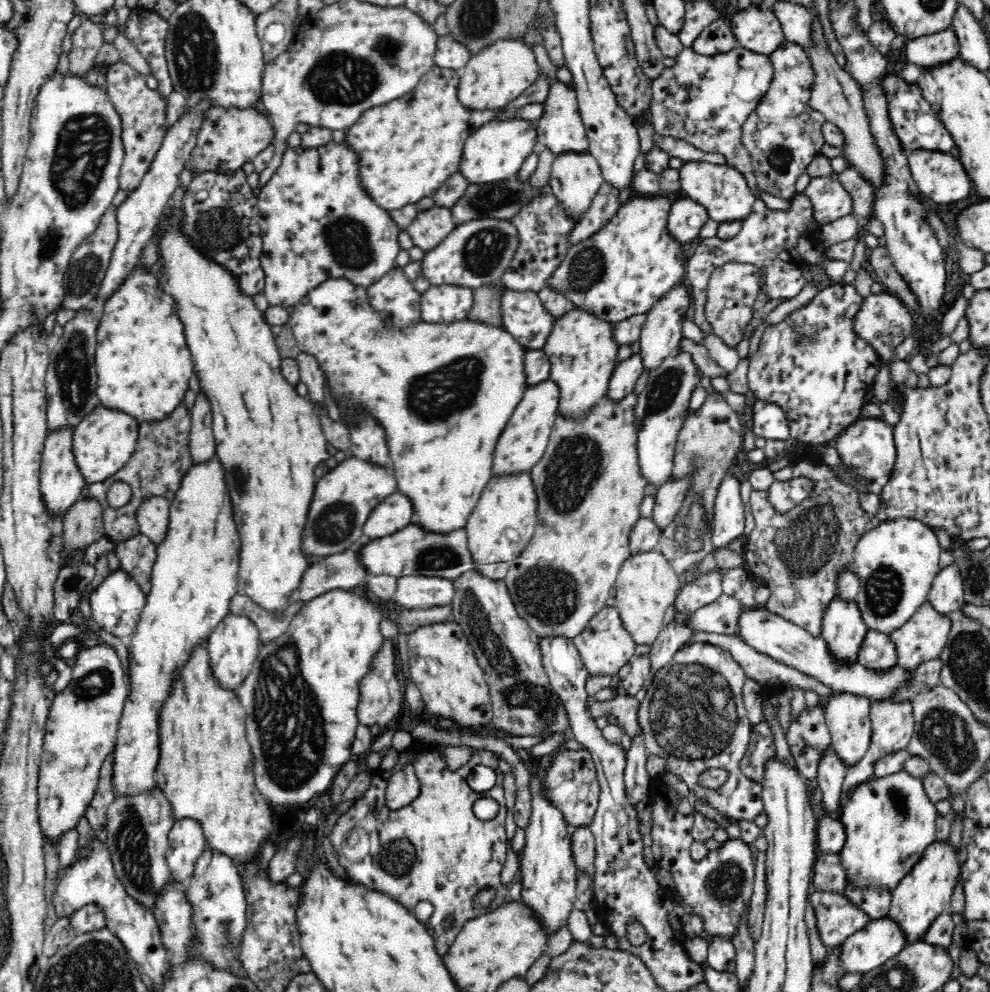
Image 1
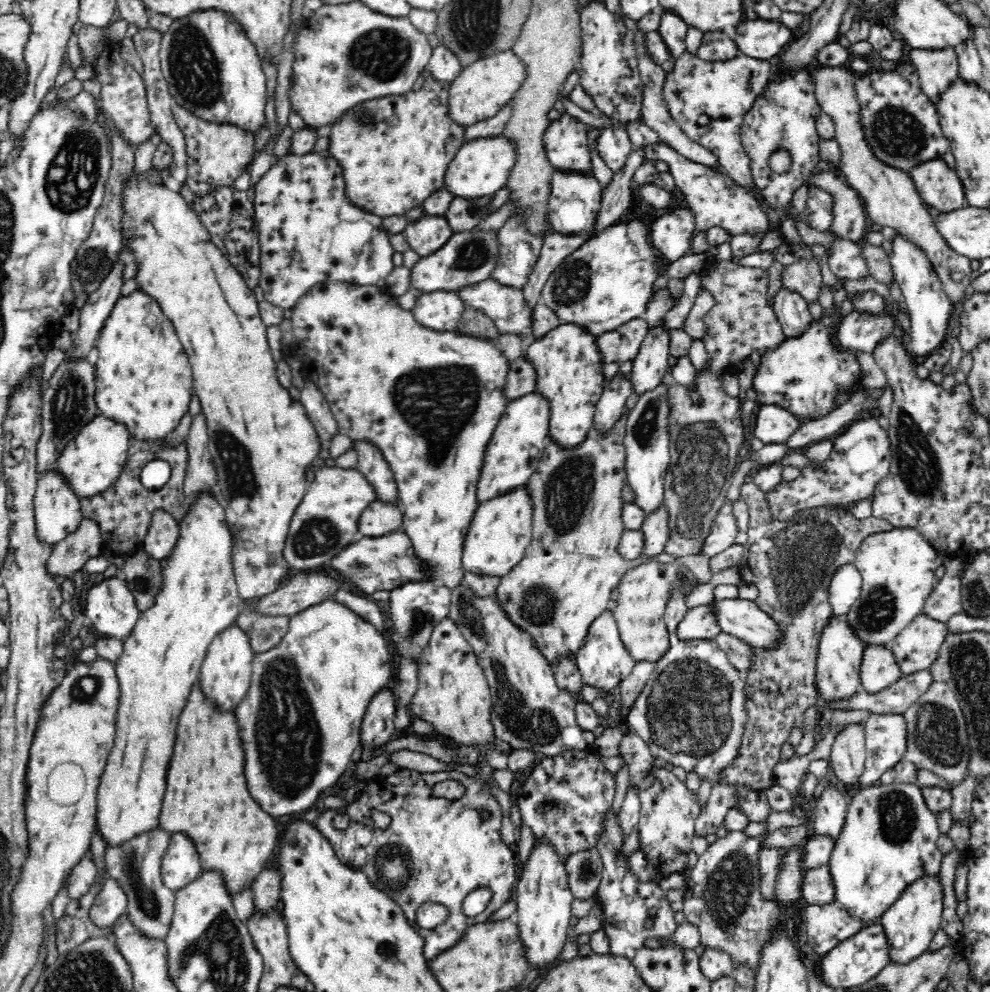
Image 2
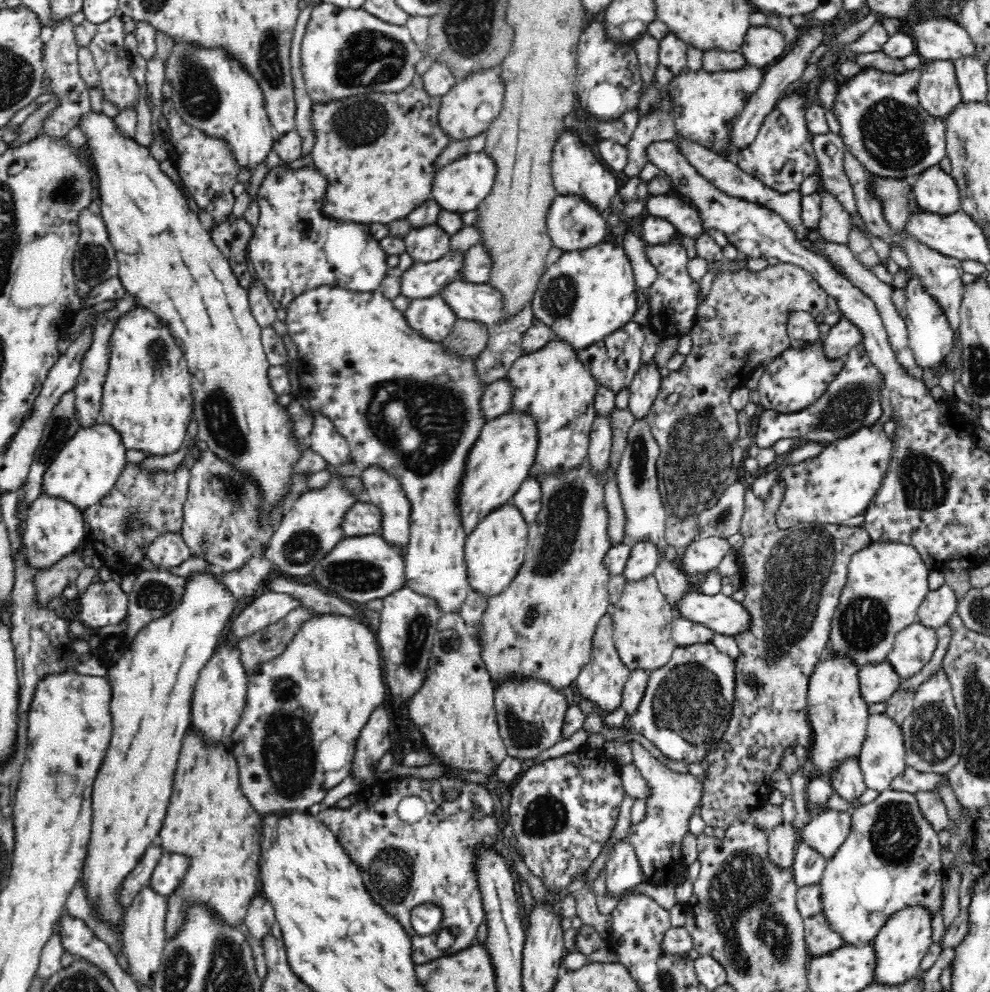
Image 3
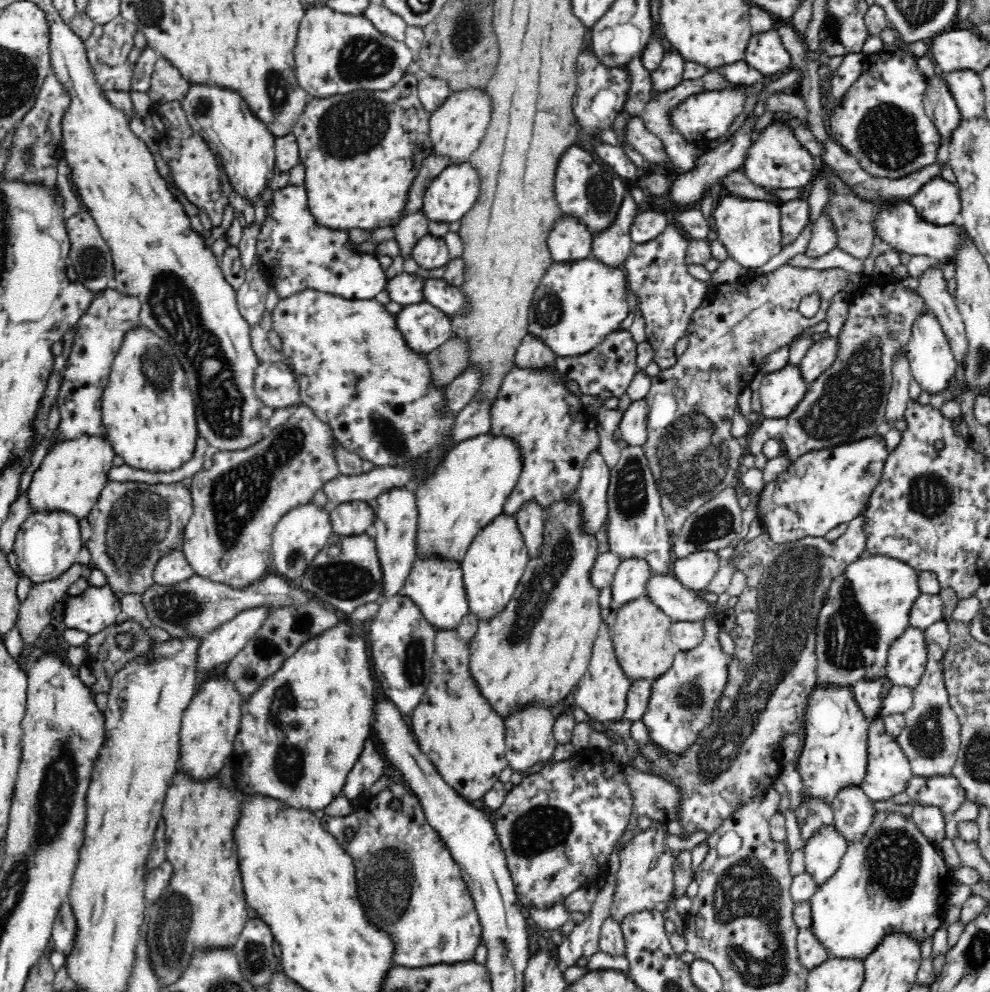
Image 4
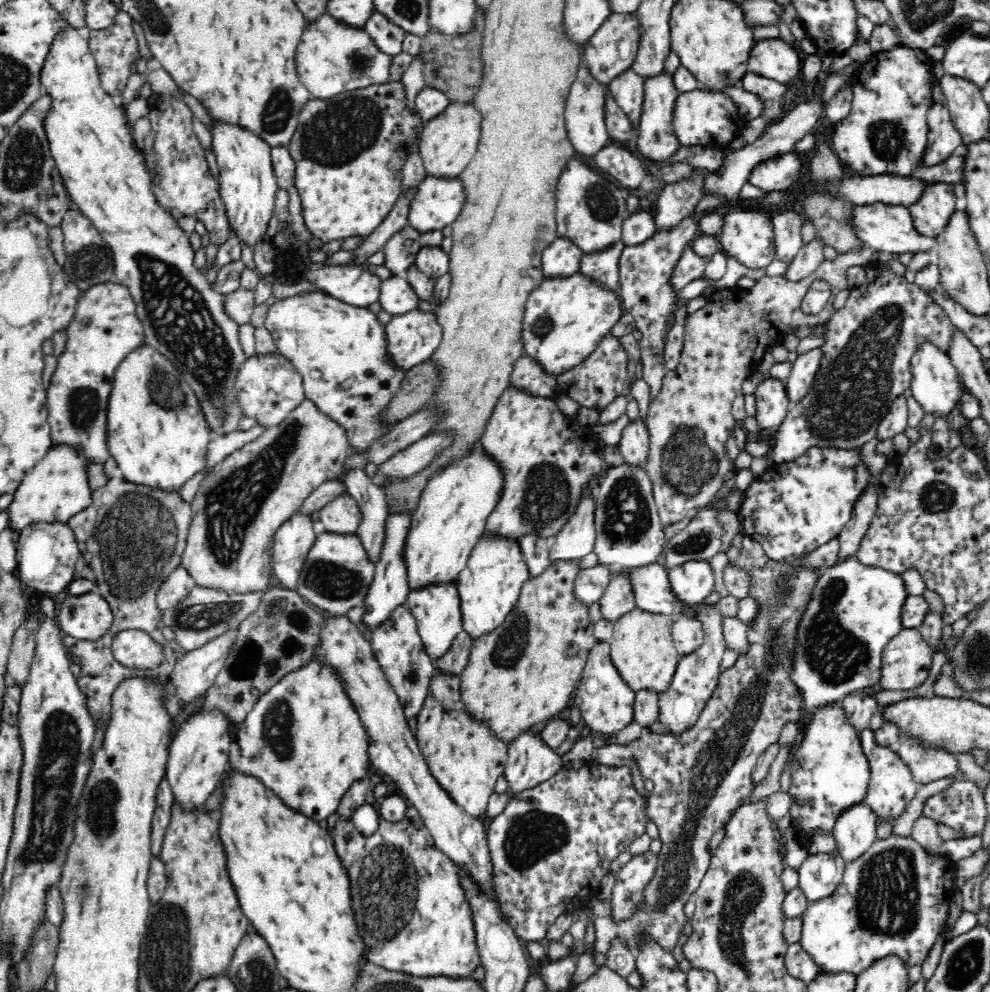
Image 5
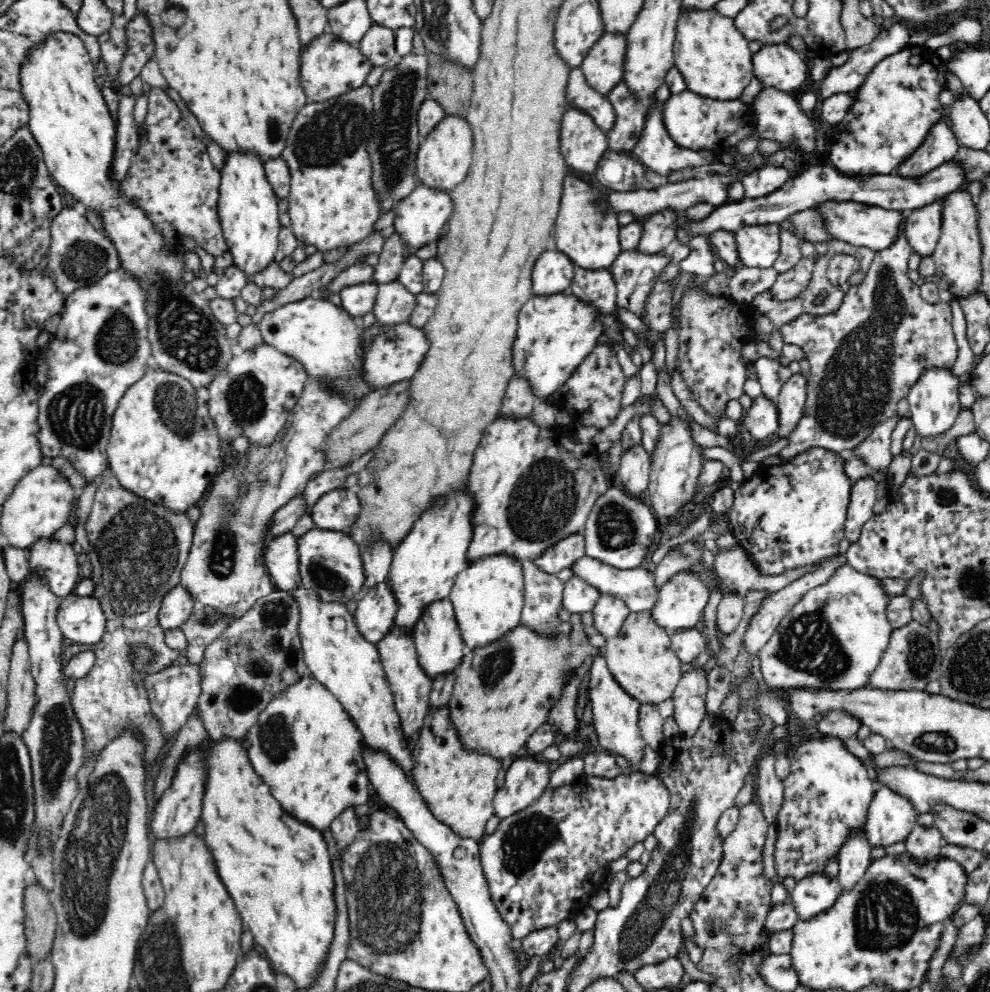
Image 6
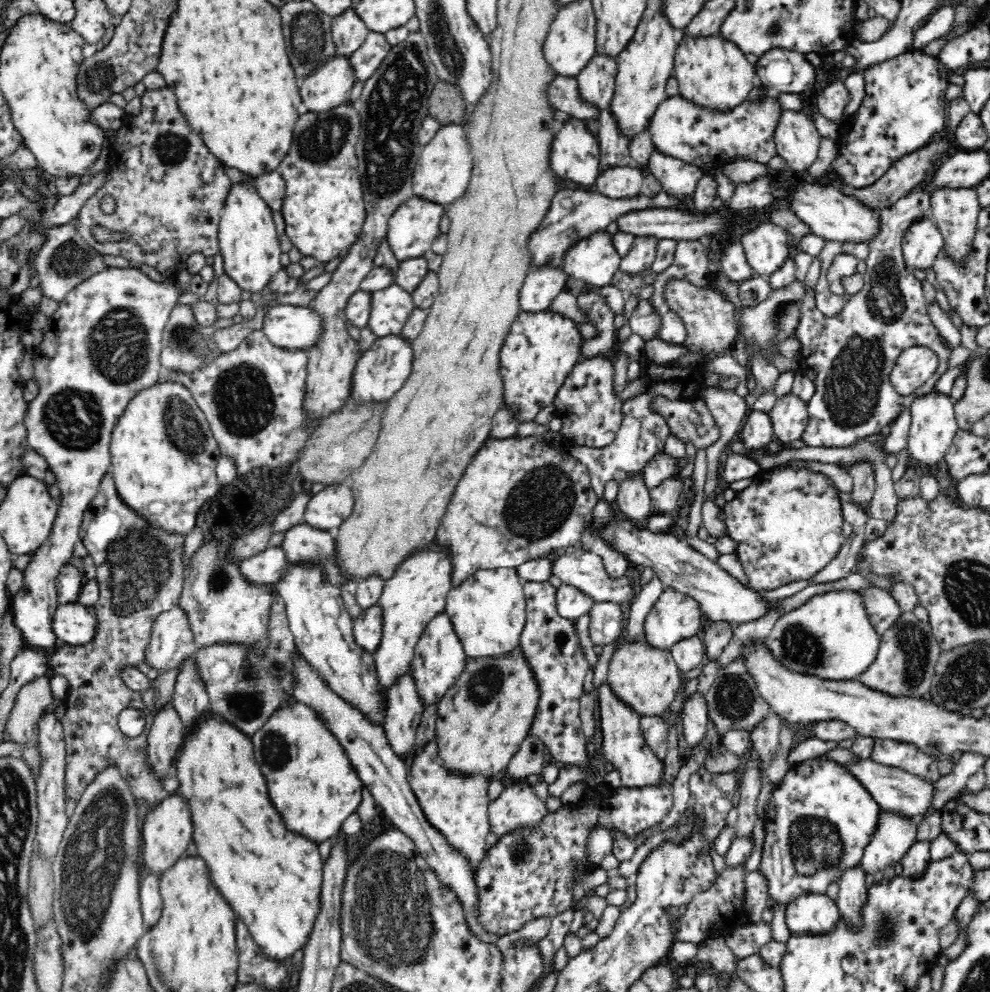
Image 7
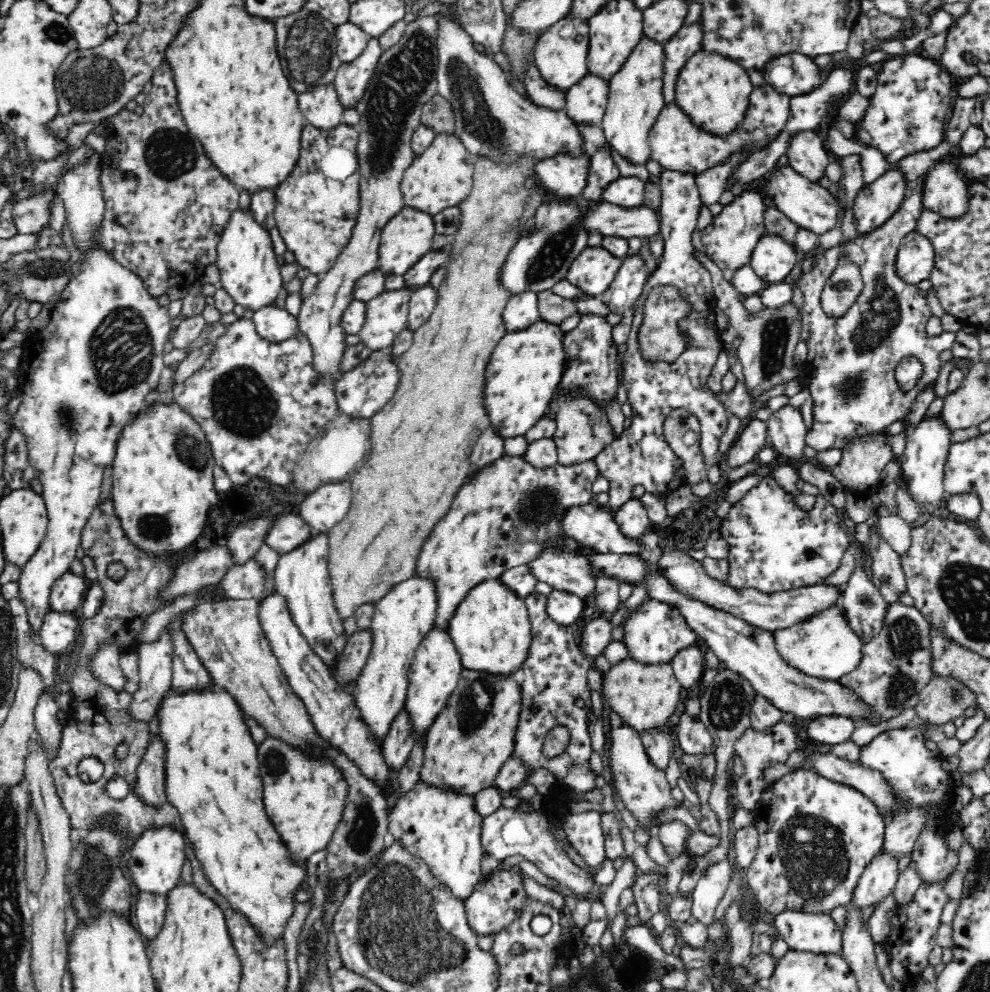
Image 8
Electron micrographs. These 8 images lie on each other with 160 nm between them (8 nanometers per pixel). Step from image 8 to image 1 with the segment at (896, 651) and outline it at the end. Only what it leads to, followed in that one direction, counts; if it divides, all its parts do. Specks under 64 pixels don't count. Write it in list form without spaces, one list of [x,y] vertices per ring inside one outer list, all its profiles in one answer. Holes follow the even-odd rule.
[[[928,601],[923,602],[902,626],[890,634],[897,649],[897,664],[905,670],[916,670],[922,662],[940,657],[950,631],[949,615],[940,613]]]

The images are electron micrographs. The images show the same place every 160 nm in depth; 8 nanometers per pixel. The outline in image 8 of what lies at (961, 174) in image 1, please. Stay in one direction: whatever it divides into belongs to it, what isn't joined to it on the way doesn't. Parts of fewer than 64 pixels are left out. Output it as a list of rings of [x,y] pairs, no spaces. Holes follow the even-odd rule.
[[[914,230],[903,238],[896,258],[896,270],[906,282],[918,284],[929,278],[936,257],[932,240]]]

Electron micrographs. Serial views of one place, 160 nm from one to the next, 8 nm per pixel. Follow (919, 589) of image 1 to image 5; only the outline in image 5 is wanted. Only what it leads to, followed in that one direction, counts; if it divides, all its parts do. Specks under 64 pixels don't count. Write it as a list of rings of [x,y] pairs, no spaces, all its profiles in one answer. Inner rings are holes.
[[[856,557],[846,558],[822,570],[822,576],[816,582],[808,610],[798,628],[797,664],[791,677],[805,696],[806,714],[812,714],[817,708],[822,708],[822,705],[830,701],[842,702],[848,694],[860,689],[880,686],[885,647],[890,639],[904,629],[902,606],[906,598],[908,592],[902,572],[866,565]]]

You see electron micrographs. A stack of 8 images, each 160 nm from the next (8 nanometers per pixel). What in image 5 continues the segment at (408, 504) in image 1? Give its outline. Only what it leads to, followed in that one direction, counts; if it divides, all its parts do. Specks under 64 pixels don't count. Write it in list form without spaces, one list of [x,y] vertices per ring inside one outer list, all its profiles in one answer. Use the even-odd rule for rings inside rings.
[[[349,493],[334,498],[319,510],[320,529],[336,534],[354,535],[362,522],[362,511]]]

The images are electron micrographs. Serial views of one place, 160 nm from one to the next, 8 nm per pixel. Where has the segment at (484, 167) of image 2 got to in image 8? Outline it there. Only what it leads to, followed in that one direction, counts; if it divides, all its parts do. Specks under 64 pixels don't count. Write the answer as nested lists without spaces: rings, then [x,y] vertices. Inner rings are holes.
[[[405,206],[384,227],[379,252],[380,258],[378,258],[378,269],[382,270],[384,274],[403,276],[417,260],[432,251],[432,238],[437,233],[433,216],[428,212],[417,210],[412,206]]]

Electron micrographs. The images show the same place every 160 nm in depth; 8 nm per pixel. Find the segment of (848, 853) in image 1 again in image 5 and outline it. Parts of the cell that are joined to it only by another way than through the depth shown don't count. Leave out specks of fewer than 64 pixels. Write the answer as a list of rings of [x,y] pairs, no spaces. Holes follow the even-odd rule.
[[[891,833],[890,836],[884,838],[884,840],[882,840],[882,838],[876,839],[861,855],[858,855],[849,863],[846,863],[842,880],[838,883],[838,886],[835,886],[835,889],[829,895],[826,895],[824,898],[808,901],[807,909],[802,914],[803,932],[799,942],[806,951],[814,957],[814,961],[820,965],[820,972],[854,971],[854,973],[860,974],[860,971],[864,970],[867,966],[870,966],[871,962],[882,958],[887,954],[900,955],[908,966],[922,964],[927,958],[929,951],[932,949],[935,940],[942,934],[943,929],[947,924],[950,904],[955,894],[955,869],[953,861],[950,861],[940,852],[936,854],[930,853],[930,851],[924,849],[912,835],[896,836],[896,834]]]

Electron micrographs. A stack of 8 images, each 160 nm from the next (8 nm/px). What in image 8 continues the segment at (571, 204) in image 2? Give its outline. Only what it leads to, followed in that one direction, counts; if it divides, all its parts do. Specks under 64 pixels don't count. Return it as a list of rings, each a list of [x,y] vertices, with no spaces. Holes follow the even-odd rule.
[[[530,289],[514,293],[503,314],[506,321],[506,332],[530,326],[541,319],[539,312],[538,291]]]

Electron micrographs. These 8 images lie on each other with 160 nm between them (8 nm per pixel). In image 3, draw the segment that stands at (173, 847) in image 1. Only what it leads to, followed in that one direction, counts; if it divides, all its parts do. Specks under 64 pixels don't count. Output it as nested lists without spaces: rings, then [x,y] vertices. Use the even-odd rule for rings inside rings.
[[[156,838],[152,844],[162,848],[162,852],[153,868],[149,884],[154,887],[156,892],[168,897],[182,886],[184,876],[186,876],[188,868],[192,866],[192,859],[178,851],[164,849],[159,838]]]

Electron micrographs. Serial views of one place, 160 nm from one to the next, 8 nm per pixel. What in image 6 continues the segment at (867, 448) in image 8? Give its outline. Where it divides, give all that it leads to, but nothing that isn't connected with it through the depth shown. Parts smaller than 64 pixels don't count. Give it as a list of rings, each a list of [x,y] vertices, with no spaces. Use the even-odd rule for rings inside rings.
[[[864,476],[852,486],[850,504],[845,522],[845,545],[858,542],[864,524],[873,517],[876,502],[876,481],[871,476]]]

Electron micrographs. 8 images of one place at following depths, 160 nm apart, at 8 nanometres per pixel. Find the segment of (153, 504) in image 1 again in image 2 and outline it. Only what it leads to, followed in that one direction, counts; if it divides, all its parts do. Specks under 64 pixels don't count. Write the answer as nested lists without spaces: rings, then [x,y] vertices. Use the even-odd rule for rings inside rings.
[[[156,509],[151,518],[152,522],[148,525],[142,546],[152,557],[162,561],[177,539],[178,520],[164,509]]]

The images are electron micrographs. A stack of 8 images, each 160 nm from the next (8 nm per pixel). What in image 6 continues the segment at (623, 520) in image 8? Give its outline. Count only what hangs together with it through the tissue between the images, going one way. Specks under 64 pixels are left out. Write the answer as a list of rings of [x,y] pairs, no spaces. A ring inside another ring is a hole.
[[[632,446],[624,450],[619,458],[619,466],[616,470],[616,480],[621,482],[628,493],[648,500],[646,494],[649,485],[649,472],[651,469],[651,458],[644,446]]]

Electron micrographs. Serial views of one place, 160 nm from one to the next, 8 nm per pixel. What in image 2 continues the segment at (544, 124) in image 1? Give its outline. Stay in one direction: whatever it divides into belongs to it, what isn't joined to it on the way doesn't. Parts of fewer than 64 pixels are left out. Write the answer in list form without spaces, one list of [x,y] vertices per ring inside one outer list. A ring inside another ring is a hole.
[[[564,111],[556,120],[550,120],[542,135],[546,156],[556,170],[584,171],[593,174],[588,146],[591,126],[576,120]]]

